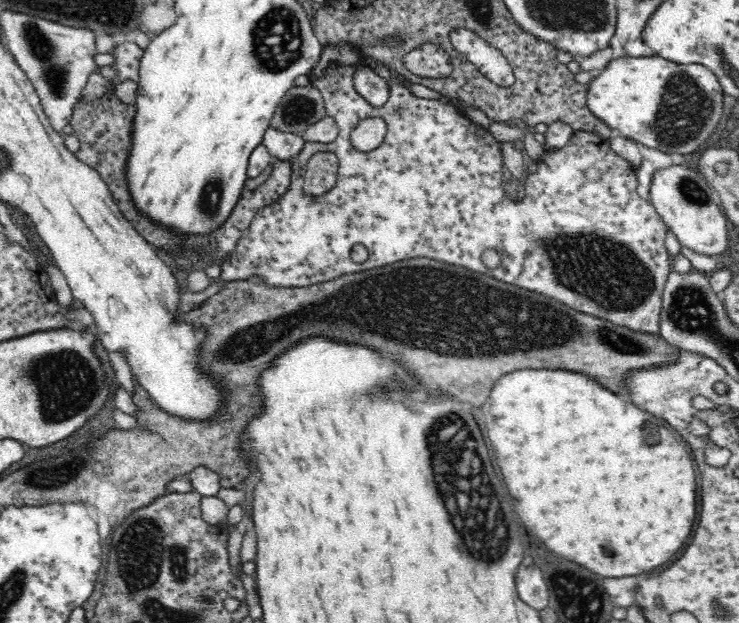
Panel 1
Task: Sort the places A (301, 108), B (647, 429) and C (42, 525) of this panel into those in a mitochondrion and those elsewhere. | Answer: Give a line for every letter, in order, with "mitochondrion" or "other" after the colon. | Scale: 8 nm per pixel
A: mitochondrion
B: mitochondrion
C: other

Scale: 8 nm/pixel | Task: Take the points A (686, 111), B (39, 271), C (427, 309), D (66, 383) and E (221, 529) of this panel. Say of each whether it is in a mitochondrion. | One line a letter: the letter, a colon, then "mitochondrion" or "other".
A: mitochondrion
B: other
C: mitochondrion
D: mitochondrion
E: other

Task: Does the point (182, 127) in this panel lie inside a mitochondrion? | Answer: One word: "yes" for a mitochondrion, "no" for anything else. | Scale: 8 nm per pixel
no

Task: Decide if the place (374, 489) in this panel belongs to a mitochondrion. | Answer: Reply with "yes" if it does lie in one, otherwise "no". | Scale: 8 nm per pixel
no

